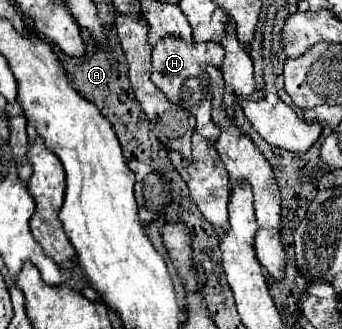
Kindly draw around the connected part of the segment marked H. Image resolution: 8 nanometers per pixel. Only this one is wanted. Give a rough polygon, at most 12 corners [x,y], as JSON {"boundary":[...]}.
{"boundary":[[162,37],[152,49],[152,83],[188,109],[196,131],[216,141],[208,77],[218,43]]}

